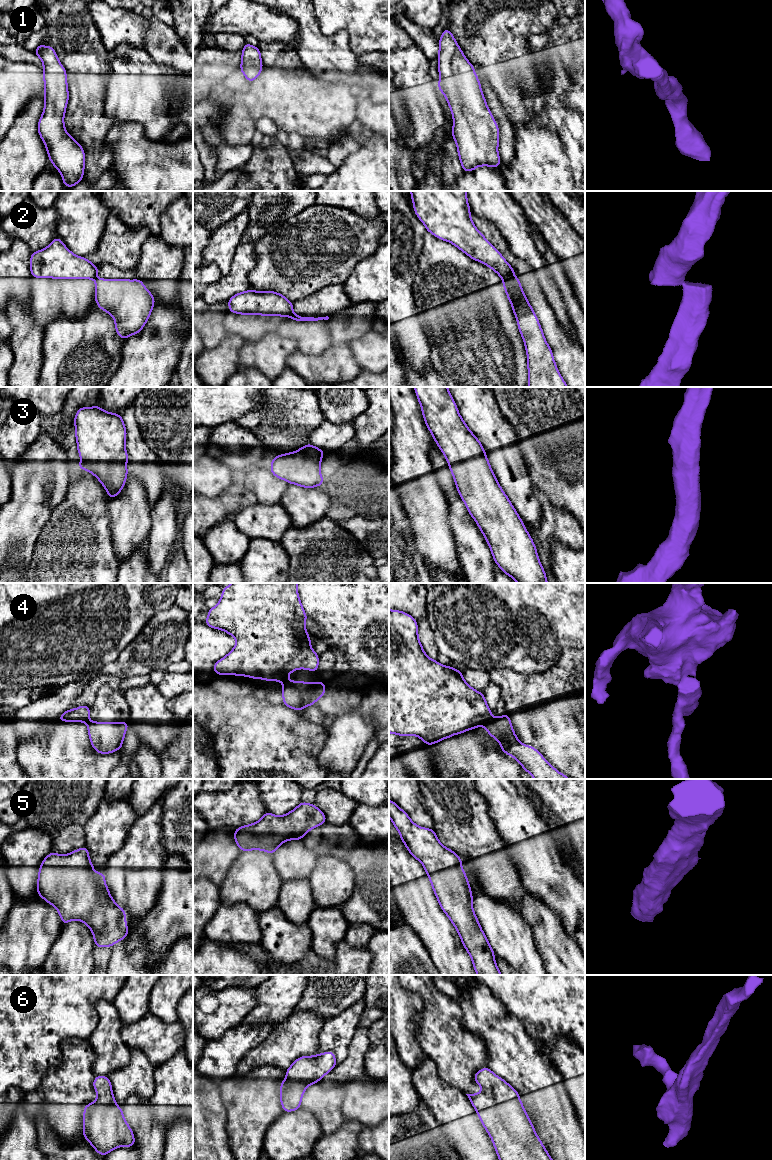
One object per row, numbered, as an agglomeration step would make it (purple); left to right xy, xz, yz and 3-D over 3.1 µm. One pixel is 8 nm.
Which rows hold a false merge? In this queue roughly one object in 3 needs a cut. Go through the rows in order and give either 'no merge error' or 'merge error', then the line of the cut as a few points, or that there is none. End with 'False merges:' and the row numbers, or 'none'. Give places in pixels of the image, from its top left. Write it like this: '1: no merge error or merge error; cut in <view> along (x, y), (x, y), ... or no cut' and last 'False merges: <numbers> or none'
1: no merge error; no cut
2: merge error; cut in yz along (512, 276), (503, 281)
3: no merge error; no cut
4: merge error; cut in yz along (493, 718), (482, 725)
5: no merge error; no cut
6: no merge error; no cut
False merges: 2, 4

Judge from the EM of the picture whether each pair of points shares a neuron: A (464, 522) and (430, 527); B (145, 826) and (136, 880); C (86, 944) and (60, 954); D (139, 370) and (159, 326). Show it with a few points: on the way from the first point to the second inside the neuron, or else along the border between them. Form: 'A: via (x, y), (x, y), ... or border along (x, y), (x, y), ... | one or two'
A: border along (446, 501), (448, 525), (455, 542), (455, 547) | two
B: via (143, 840), (143, 844), (120, 867), (122, 870) | one
C: via (80, 946), (66, 954) | one
D: via (149, 359), (159, 345), (159, 337) | one

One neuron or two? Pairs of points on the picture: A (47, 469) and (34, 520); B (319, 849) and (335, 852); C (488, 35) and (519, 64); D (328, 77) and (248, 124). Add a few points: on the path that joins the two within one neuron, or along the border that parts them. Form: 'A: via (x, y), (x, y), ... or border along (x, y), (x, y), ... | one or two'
A: via (39, 482), (34, 494), (34, 507) | one
B: via (323, 849), (331, 849) | one
C: via (497, 37), (516, 56) | one
D: border along (308, 72), (314, 78), (321, 81) | two

